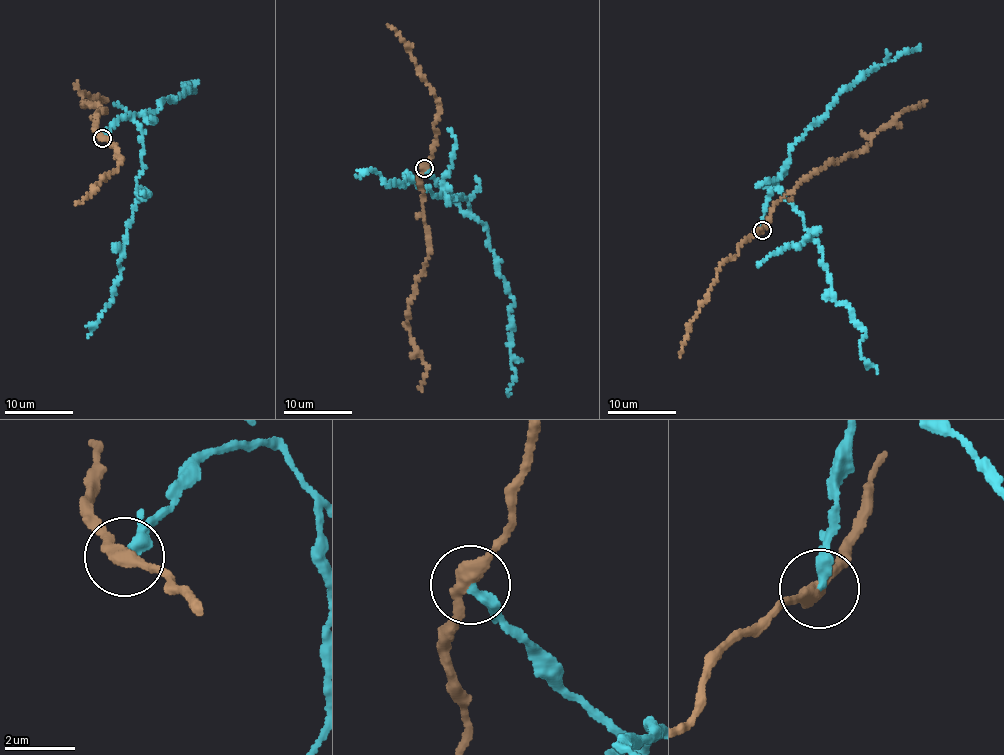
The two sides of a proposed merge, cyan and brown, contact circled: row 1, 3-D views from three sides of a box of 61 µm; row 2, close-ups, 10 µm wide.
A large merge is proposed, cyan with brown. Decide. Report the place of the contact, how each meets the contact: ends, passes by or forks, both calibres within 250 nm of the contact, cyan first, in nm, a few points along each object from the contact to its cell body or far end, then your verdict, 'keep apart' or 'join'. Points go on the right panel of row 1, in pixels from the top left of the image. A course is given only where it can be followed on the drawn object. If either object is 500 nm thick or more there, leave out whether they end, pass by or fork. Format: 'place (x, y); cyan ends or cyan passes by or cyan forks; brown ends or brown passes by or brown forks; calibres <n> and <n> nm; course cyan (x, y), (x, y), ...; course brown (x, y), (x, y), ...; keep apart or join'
place (762, 230); cyan ends; brown passes by; calibres 300 and 360 nm; course cyan (761, 230), (764, 206), (776, 185), (821, 250), (832, 297), (849, 308), (864, 332), (859, 354), (878, 374); course brown (761, 230), (768, 222), (771, 208), (818, 170), (863, 151), (878, 130), (890, 126), (900, 113), (926, 99); keep apart

